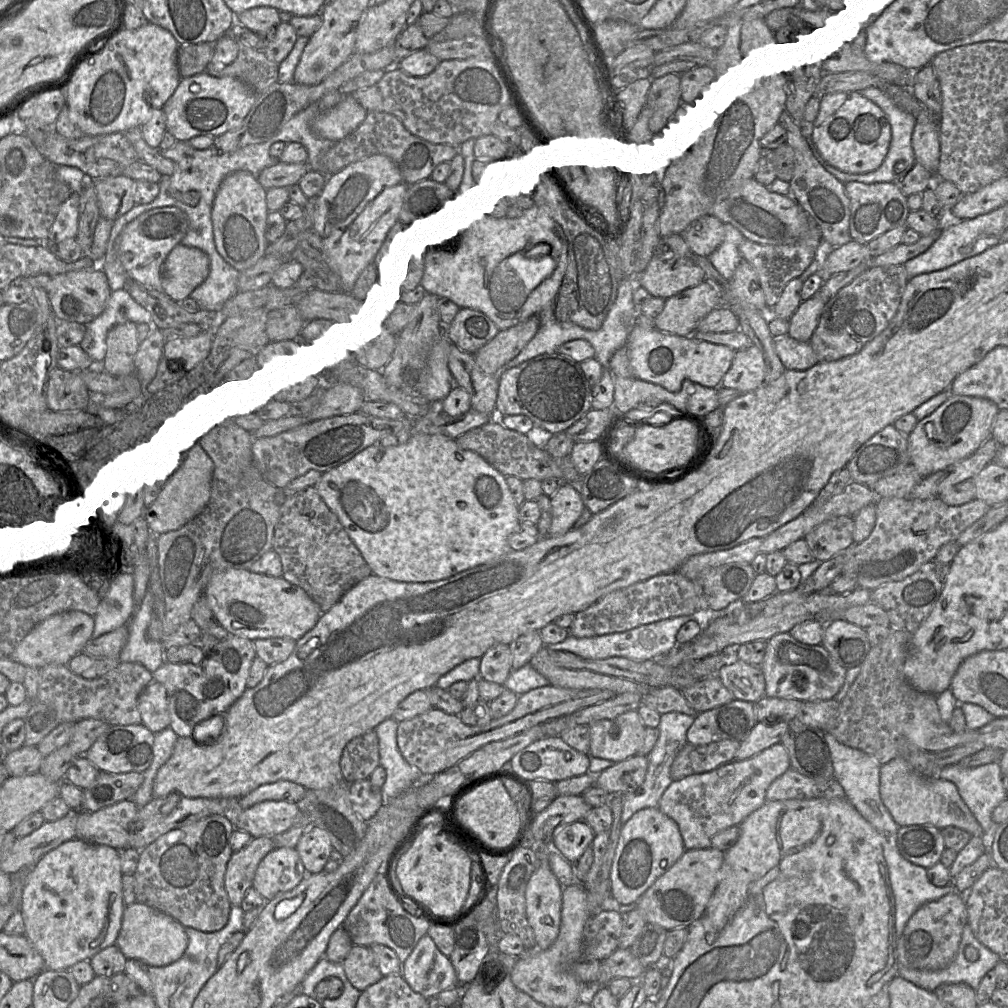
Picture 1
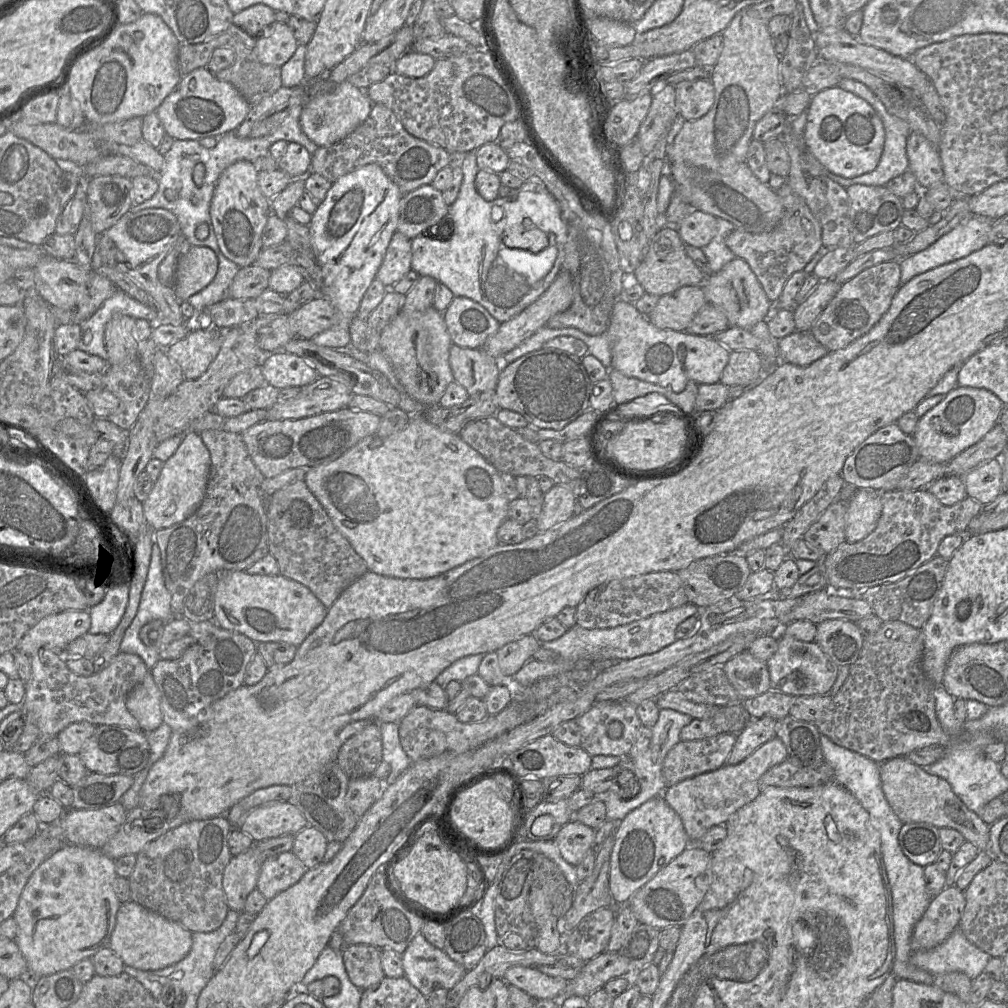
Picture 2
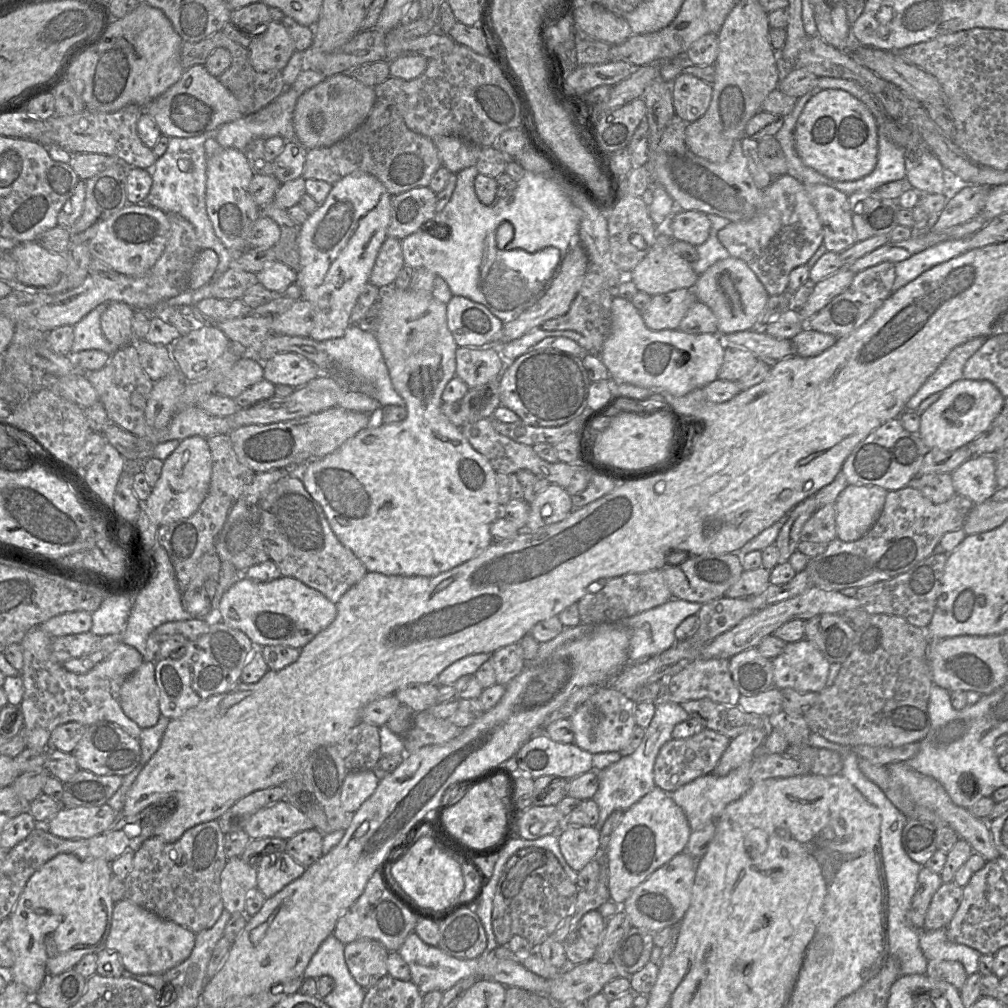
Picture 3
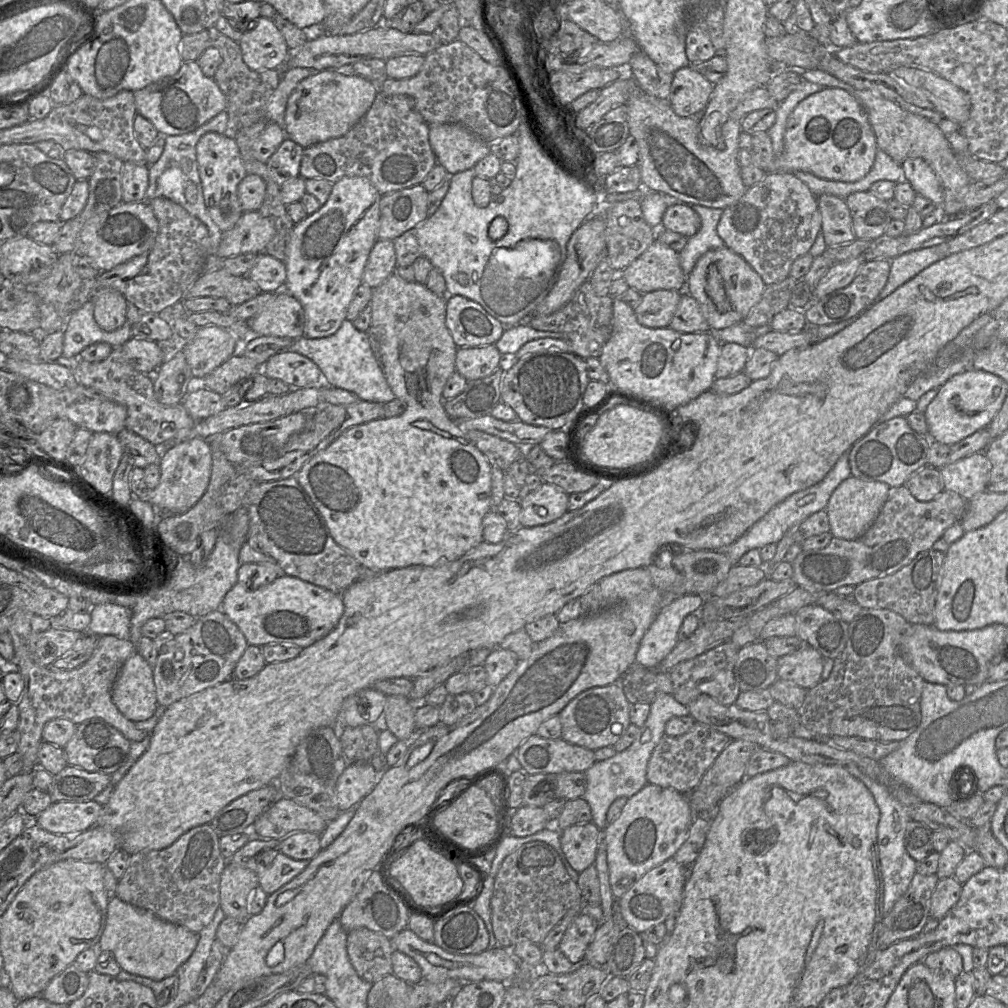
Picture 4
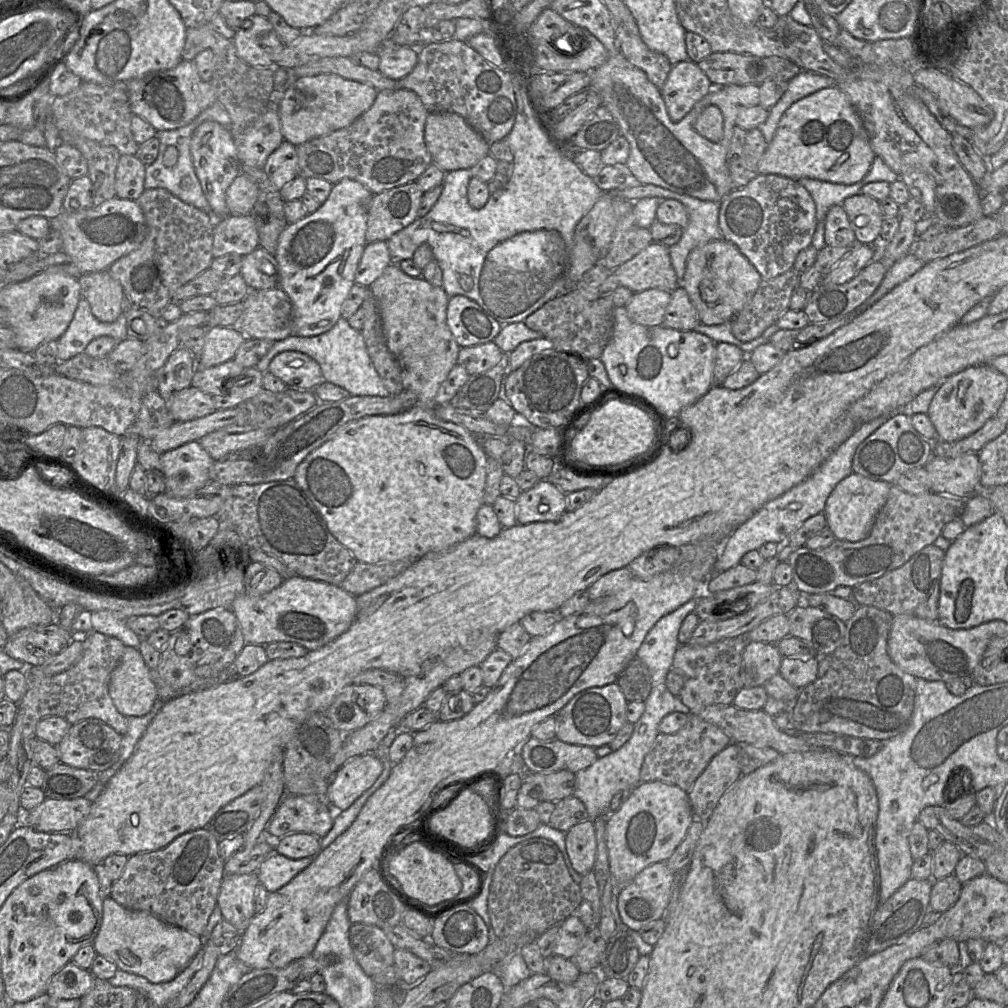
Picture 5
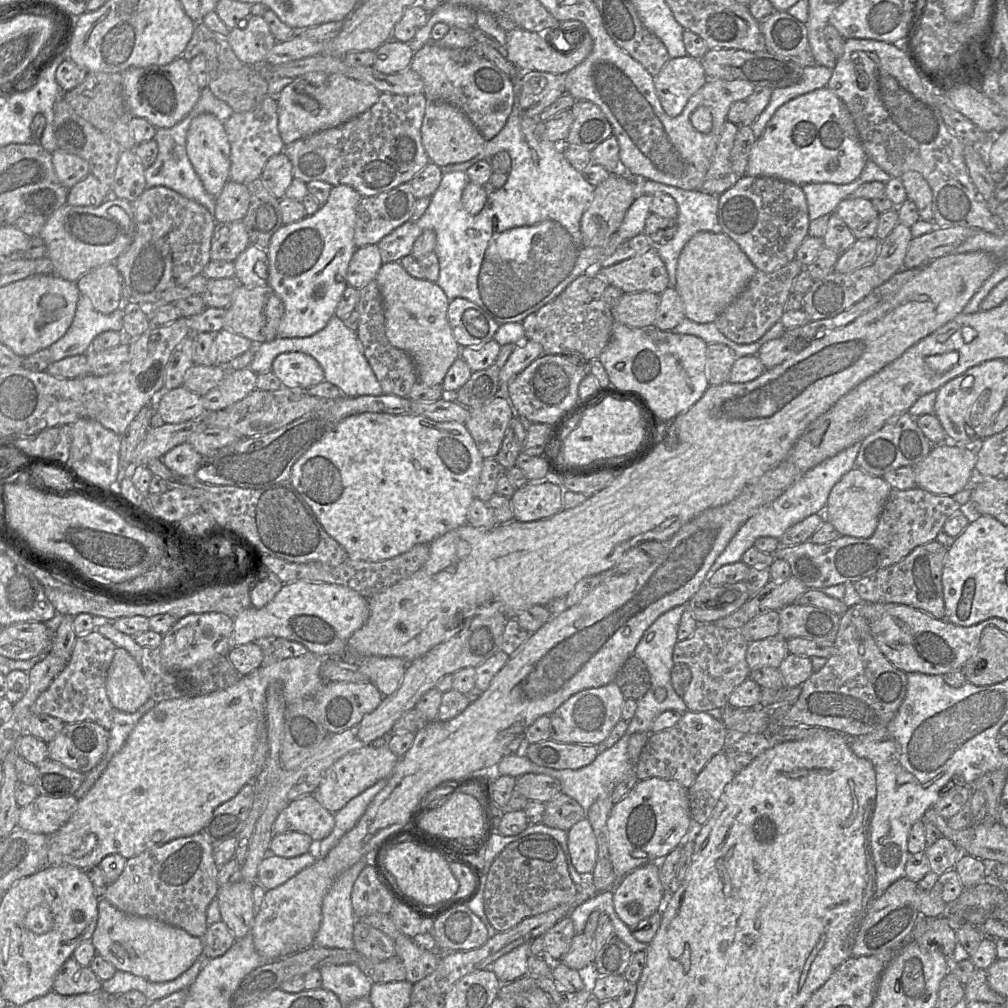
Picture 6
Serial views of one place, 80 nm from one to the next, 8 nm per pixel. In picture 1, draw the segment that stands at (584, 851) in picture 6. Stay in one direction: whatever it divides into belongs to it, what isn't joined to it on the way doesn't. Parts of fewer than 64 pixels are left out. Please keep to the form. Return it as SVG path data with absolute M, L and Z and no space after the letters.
M585 820L558 828L552 838L553 847L570 863L576 863L595 837Z

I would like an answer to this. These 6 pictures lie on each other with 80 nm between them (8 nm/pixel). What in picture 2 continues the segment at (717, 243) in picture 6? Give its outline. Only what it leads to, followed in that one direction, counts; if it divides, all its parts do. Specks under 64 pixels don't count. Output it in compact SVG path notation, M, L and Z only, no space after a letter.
M735 257L720 271L707 276L701 286L707 303L722 310L731 327L749 330L757 322L765 320L771 301L768 299L749 264L744 259Z

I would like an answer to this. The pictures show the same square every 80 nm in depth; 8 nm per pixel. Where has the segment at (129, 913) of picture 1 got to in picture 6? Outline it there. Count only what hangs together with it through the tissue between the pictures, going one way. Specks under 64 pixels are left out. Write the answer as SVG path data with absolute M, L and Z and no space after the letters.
M106 899L98 903L98 921L91 941L99 956L111 963L117 971L131 973L151 982L172 981L200 957L203 956L203 941L194 937L184 929L167 924L156 918L131 916L114 907Z

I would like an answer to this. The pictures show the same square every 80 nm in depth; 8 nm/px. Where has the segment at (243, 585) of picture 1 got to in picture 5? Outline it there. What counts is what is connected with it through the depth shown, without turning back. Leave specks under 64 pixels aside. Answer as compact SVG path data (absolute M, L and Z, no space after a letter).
M294 576L261 596L237 596L231 610L239 622L245 644L263 646L273 642L292 642L313 651L349 629L356 616L357 604L356 597L339 586Z

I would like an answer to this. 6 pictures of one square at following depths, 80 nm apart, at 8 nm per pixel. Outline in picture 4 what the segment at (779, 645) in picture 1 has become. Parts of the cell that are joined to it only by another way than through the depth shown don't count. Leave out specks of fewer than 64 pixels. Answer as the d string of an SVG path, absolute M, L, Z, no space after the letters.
M805 644L799 650L777 659L778 678L794 683L806 690L819 684L823 670L823 656Z

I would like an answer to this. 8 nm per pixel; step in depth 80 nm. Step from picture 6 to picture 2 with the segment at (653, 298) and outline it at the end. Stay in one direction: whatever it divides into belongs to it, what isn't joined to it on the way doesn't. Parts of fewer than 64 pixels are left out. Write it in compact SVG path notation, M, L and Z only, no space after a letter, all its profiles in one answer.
M701 285L683 286L672 293L660 296L647 318L659 329L685 331L706 303Z

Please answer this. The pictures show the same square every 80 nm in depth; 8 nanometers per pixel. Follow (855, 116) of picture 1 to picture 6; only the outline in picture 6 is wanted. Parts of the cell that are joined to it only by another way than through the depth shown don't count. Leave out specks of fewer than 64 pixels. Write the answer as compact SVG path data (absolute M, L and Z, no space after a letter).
M826 86L786 102L775 112L751 149L745 176L778 178L797 185L849 184L867 161L851 114Z

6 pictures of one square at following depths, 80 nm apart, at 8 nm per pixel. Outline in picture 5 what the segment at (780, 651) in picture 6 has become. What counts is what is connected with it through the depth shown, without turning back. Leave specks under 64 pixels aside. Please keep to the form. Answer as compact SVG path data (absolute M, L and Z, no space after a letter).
M747 641L740 669L743 687L763 686L779 673L782 658L776 644Z

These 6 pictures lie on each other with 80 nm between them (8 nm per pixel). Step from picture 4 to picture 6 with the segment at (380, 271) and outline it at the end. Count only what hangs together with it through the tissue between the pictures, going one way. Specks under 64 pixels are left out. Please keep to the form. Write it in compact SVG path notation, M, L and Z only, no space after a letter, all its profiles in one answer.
M376 244L357 248L348 265L347 284L360 289L376 278L382 264Z

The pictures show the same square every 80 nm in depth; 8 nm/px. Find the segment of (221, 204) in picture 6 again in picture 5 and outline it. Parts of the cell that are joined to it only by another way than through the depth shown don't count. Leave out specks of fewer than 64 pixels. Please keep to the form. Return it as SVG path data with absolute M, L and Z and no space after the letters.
M245 174L234 179L226 191L229 215L248 215L258 199L259 189L254 180Z

